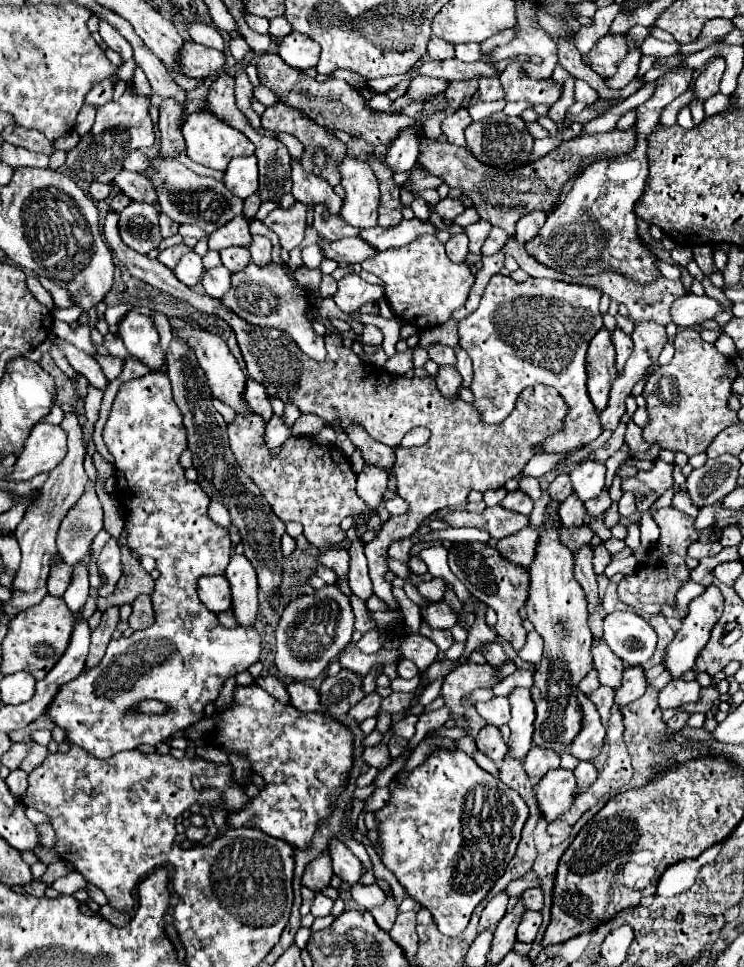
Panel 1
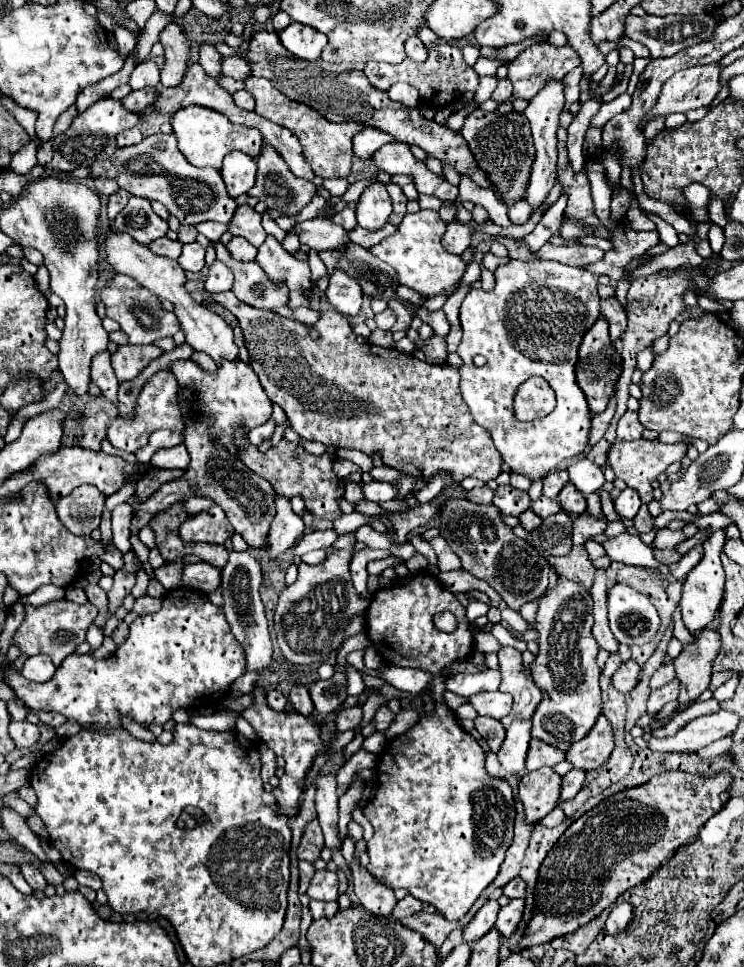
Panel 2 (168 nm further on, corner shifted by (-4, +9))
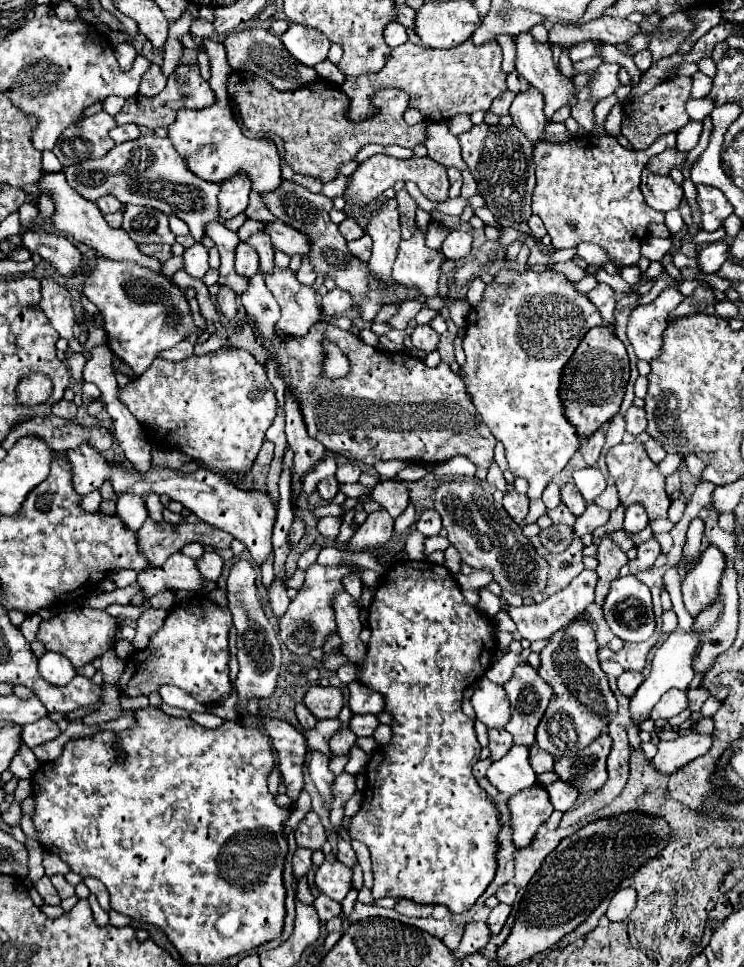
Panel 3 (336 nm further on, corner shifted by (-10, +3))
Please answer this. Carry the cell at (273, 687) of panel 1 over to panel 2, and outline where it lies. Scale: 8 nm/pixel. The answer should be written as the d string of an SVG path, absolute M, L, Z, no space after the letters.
M271 689L269 693L267 693L267 701L269 701L269 707L271 709L275 709L275 711L283 711L285 707L287 707L287 697L279 691L279 689Z

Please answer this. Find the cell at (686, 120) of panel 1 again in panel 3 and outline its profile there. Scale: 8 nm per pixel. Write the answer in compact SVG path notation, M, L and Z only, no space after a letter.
M579 135L573 137L565 143L549 143L549 141L539 141L533 149L533 161L535 161L535 175L537 175L537 185L533 189L533 215L539 215L551 243L557 249L567 249L567 247L577 247L583 241L595 243L605 249L609 259L617 267L627 267L635 265L641 258L640 245L645 235L645 227L651 223L663 223L665 213L655 211L649 207L643 199L643 193L639 189L641 183L641 171L647 165L647 161L653 157L653 153L661 153L665 149L675 147L677 135L663 135L659 137L649 149L645 151L633 151L625 149L617 143L615 137L611 135Z

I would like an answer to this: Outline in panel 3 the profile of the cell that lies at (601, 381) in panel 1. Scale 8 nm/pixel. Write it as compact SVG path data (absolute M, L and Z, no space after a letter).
M603 325L589 329L589 333L581 339L581 345L569 359L569 365L565 365L565 373L561 375L561 399L565 401L565 417L571 419L569 423L577 429L577 435L581 439L591 437L601 425L609 423L619 413L627 381L629 381L629 359L621 339Z

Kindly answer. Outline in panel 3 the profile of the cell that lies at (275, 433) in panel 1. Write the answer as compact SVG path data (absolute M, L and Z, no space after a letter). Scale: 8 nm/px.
M265 441L263 447L261 447L261 451L259 451L259 455L257 455L257 459L255 459L255 463L257 465L269 465L271 459L273 459L273 447L275 445L271 441Z

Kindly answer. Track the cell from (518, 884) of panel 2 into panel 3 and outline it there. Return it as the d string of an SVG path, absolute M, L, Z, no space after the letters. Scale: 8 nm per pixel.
M505 883L505 885L501 885L501 887L497 889L497 893L495 893L495 897L497 897L501 903L507 903L507 905L513 905L515 895L517 895L517 889L515 889L513 883Z

